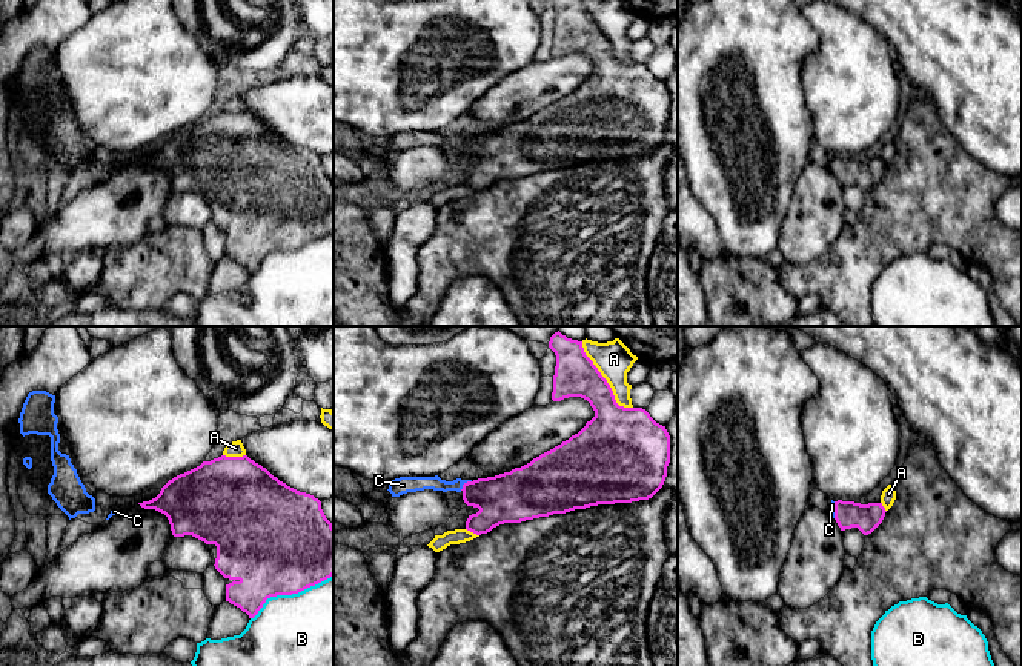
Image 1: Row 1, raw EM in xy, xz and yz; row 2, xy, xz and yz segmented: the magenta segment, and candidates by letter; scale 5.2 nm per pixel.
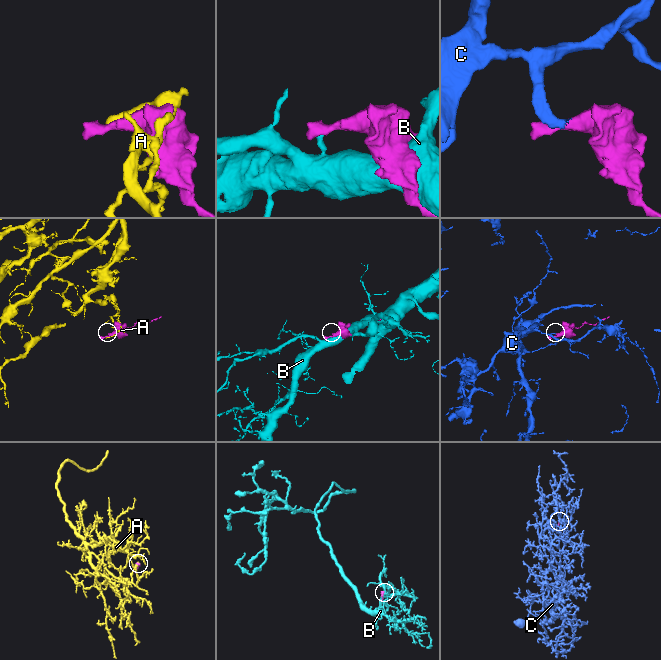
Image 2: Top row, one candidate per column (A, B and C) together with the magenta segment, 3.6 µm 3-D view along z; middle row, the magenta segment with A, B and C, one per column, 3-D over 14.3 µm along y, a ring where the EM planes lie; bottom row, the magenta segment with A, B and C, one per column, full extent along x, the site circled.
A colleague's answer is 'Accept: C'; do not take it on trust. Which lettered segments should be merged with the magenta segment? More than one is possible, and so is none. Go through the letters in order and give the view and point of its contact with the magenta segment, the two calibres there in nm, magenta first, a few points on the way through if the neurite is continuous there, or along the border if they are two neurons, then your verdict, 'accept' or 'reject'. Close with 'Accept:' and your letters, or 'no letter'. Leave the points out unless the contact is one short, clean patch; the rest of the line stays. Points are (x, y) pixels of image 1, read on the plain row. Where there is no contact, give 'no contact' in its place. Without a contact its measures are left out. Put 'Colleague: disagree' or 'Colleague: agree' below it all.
A: xz (606, 37) | 240/180 nm | reject
B: xy (289, 249) | 500/500 nm | reject
C: xz (464, 139) | 260/80 nm | across xz (509, 153), (474, 148), (464, 139), (417, 139) | accept
Accept: C
Colleague: agree

